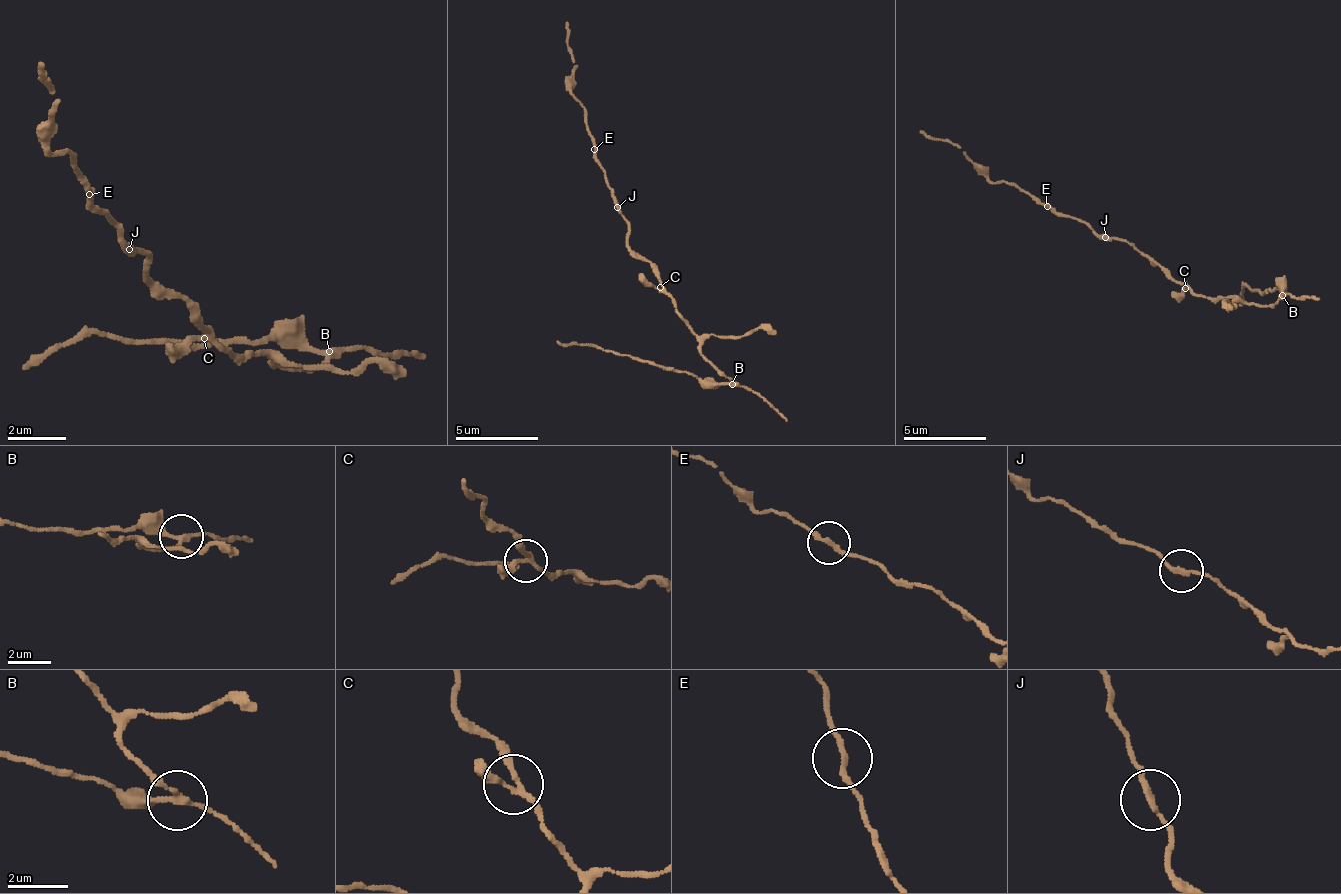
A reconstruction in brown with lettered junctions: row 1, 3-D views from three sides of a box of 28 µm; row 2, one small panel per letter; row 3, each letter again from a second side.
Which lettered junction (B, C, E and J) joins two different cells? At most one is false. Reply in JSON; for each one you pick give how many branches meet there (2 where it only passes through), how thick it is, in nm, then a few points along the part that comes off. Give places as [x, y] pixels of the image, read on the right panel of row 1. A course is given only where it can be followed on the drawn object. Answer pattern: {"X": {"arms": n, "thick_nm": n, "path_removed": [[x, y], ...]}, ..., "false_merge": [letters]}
{"B": {"arms": 3, "thick_nm": 190, "path_removed": [[1281, 297], [1281, 292], [1268, 288], [1252, 292], [1243, 284], [1239, 305]]}, "false_merge": ["B"]}

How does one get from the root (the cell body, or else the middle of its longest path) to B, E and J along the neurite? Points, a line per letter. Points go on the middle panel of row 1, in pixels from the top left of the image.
B: (660, 275), (660, 283), (673, 295), (673, 304), (681, 320), (698, 337), (698, 350), (731, 383)
E: (660, 275), (627, 241), (627, 225), (618, 208), (618, 200), (606, 183), (606, 170), (593, 150)
J: (660, 275), (627, 241), (627, 225), (618, 208)

